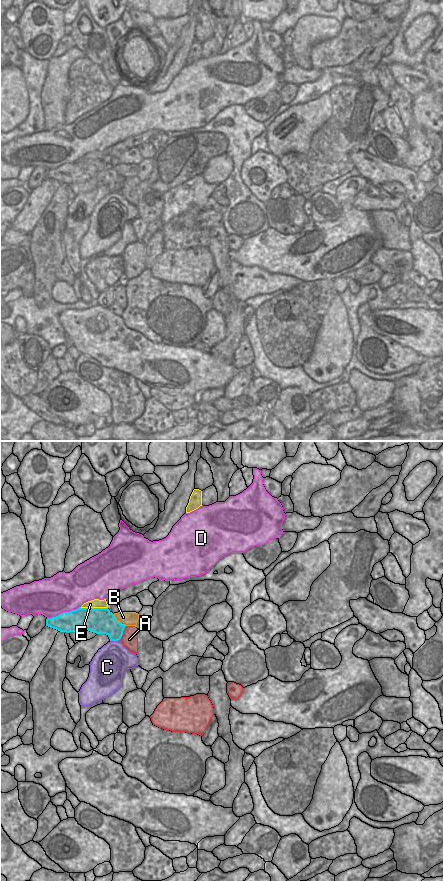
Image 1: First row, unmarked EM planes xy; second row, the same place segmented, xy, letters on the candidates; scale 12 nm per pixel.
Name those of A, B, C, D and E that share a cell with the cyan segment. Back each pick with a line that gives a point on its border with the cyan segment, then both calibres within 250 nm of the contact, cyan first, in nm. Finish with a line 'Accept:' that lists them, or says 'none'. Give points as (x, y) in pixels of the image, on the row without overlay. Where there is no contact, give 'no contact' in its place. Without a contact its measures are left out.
Accept: none

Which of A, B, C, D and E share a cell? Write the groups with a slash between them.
A / B / C / D / E

